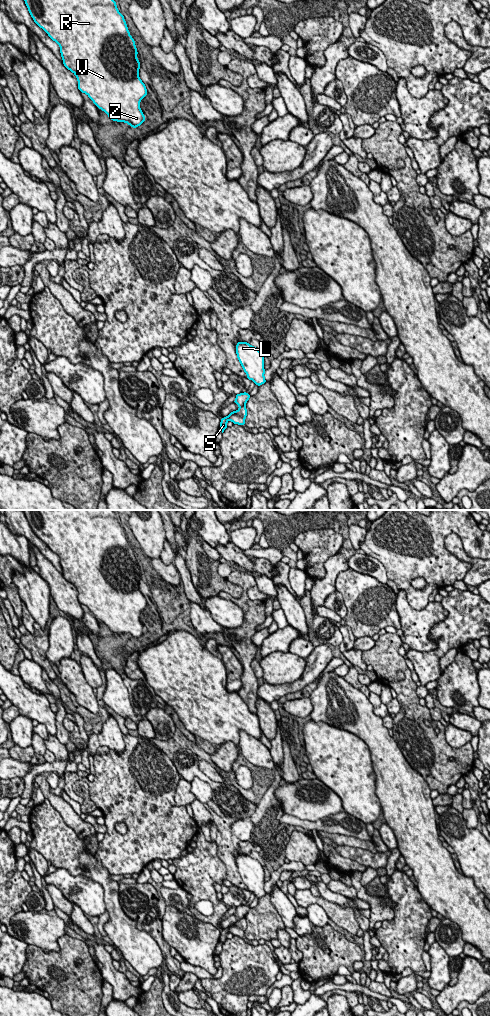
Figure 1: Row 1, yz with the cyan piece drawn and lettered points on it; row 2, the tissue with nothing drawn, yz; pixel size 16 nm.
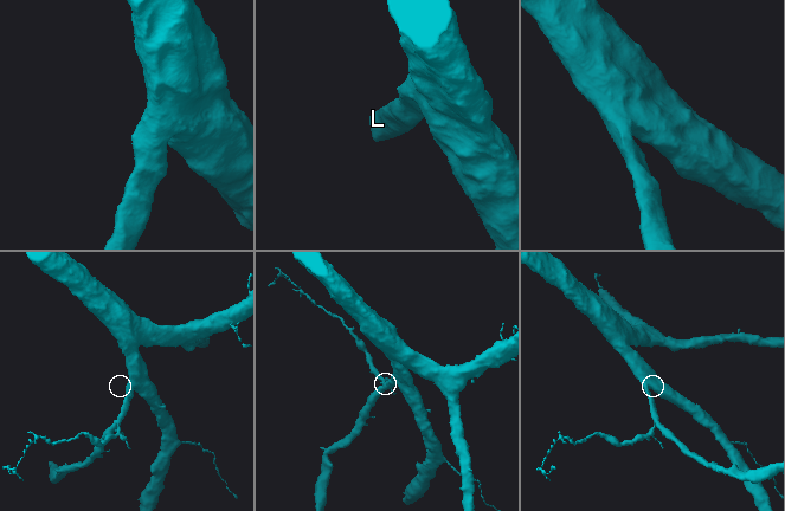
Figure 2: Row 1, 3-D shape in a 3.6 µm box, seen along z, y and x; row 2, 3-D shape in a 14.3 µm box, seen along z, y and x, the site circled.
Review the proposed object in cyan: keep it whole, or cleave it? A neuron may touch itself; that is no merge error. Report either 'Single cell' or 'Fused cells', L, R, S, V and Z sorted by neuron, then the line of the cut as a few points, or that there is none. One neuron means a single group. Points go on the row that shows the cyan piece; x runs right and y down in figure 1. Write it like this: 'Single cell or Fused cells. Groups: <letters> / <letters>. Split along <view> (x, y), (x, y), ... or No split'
Fused cells. Groups: L R V Z / S. Split along yz (234, 412), (244, 420)

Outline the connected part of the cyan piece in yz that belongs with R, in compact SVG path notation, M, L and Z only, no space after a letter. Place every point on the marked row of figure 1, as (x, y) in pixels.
M24 0L35 23L41 27L49 37L60 46L60 53L64 66L73 72L78 80L78 89L89 96L94 104L103 110L111 120L125 122L134 129L145 121L145 116L140 109L140 101L147 95L145 84L139 78L139 68L141 67L137 59L137 48L135 40L131 37L124 16L118 11L114 0Z

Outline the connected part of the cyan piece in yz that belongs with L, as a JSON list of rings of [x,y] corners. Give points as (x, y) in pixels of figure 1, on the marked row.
[[[238,342],[235,349],[237,358],[247,374],[247,378],[253,380],[255,385],[258,386],[266,383],[264,377],[264,355],[247,342]]]

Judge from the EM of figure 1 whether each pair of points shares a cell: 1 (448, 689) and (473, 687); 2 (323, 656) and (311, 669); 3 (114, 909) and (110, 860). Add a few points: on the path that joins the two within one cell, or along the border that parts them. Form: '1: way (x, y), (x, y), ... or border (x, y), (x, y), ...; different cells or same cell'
1: way (454, 688), (467, 688); same cell
2: way (320, 659), (314, 666); same cell
3: border (96, 857), (111, 875); different cells

